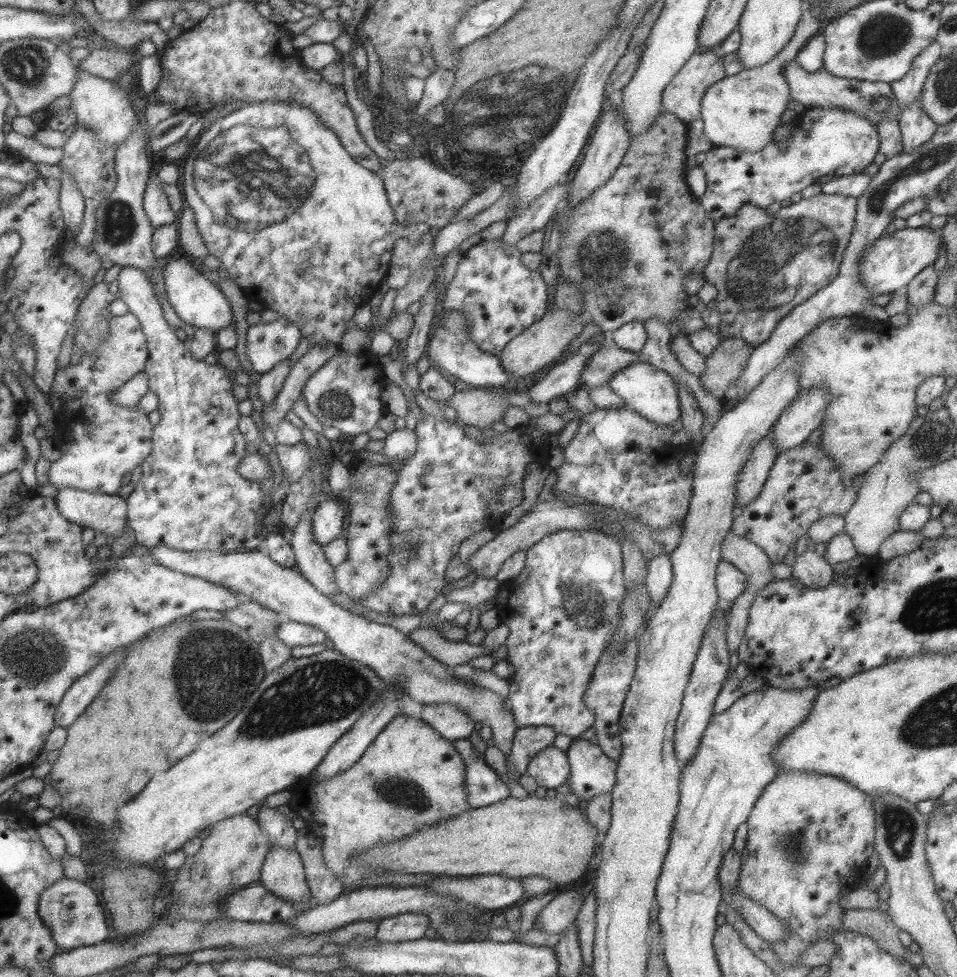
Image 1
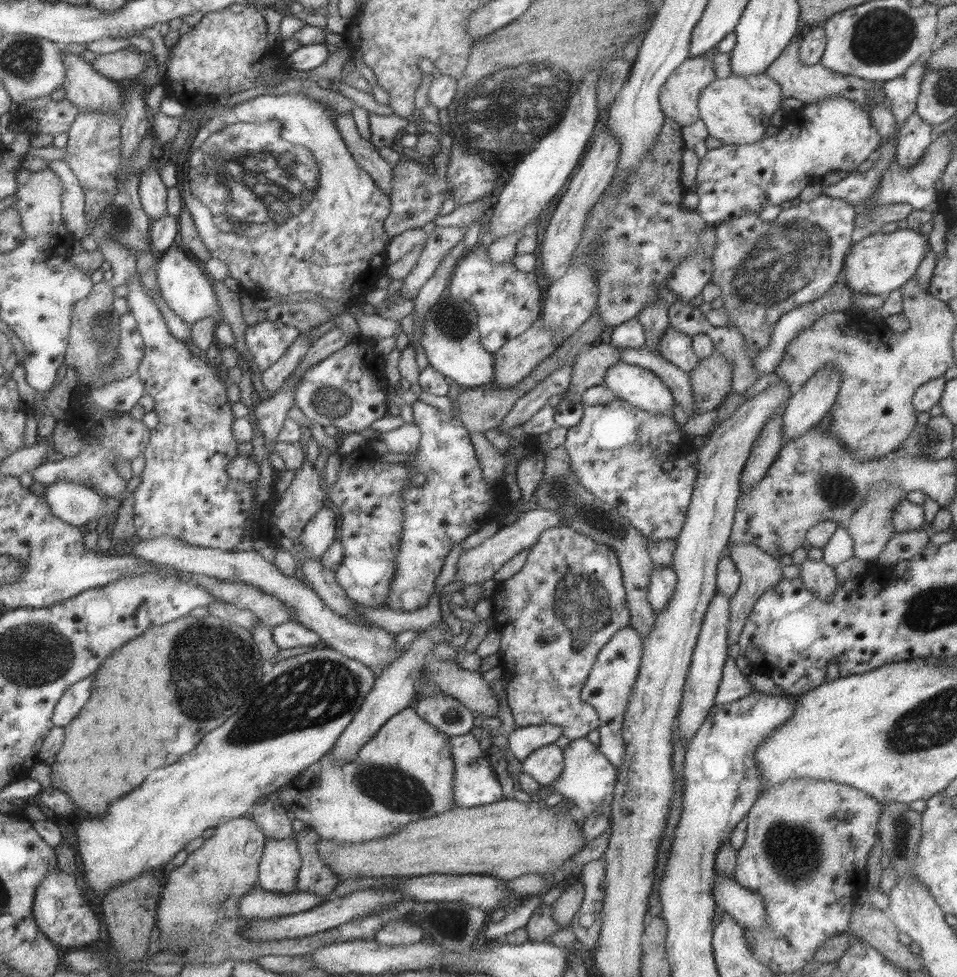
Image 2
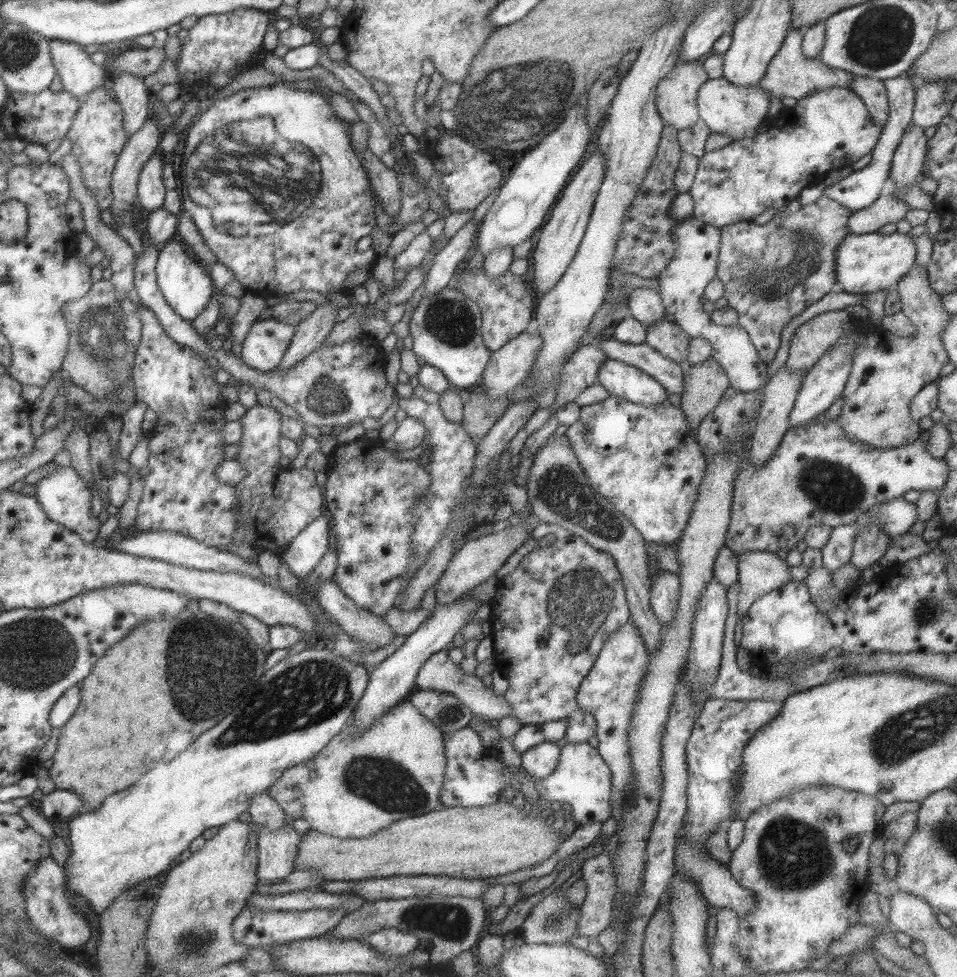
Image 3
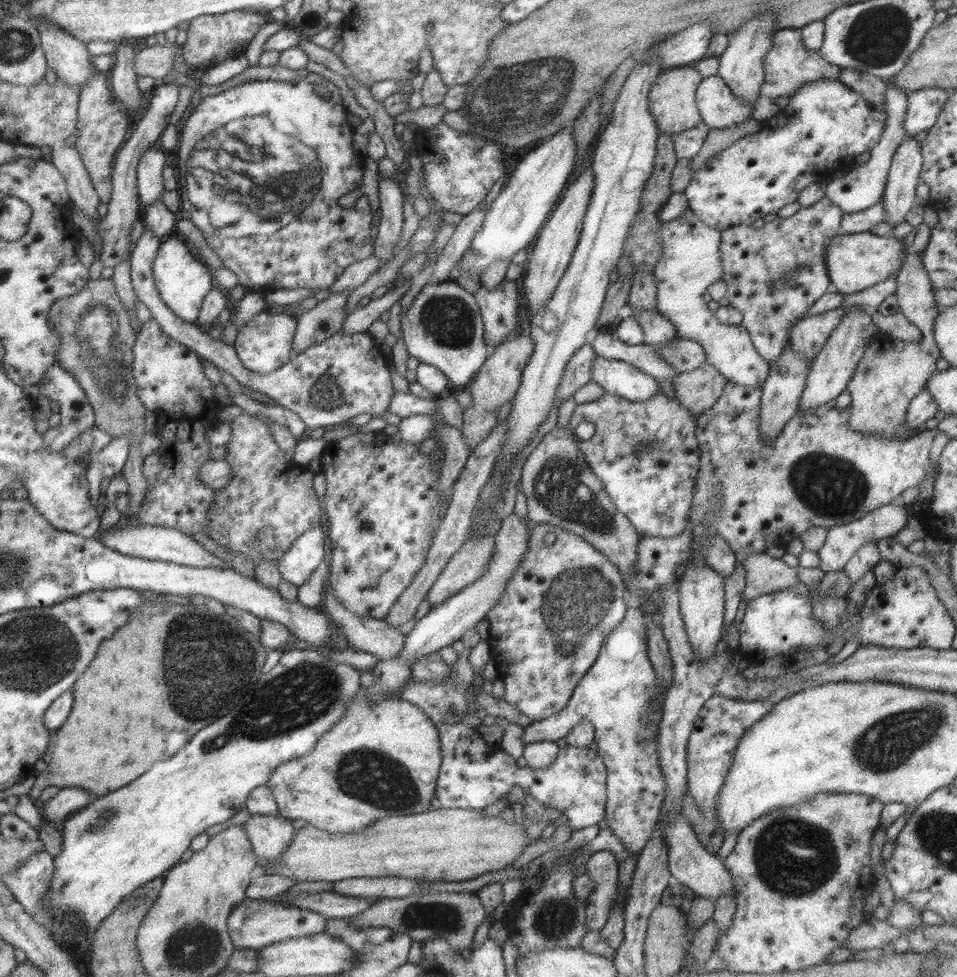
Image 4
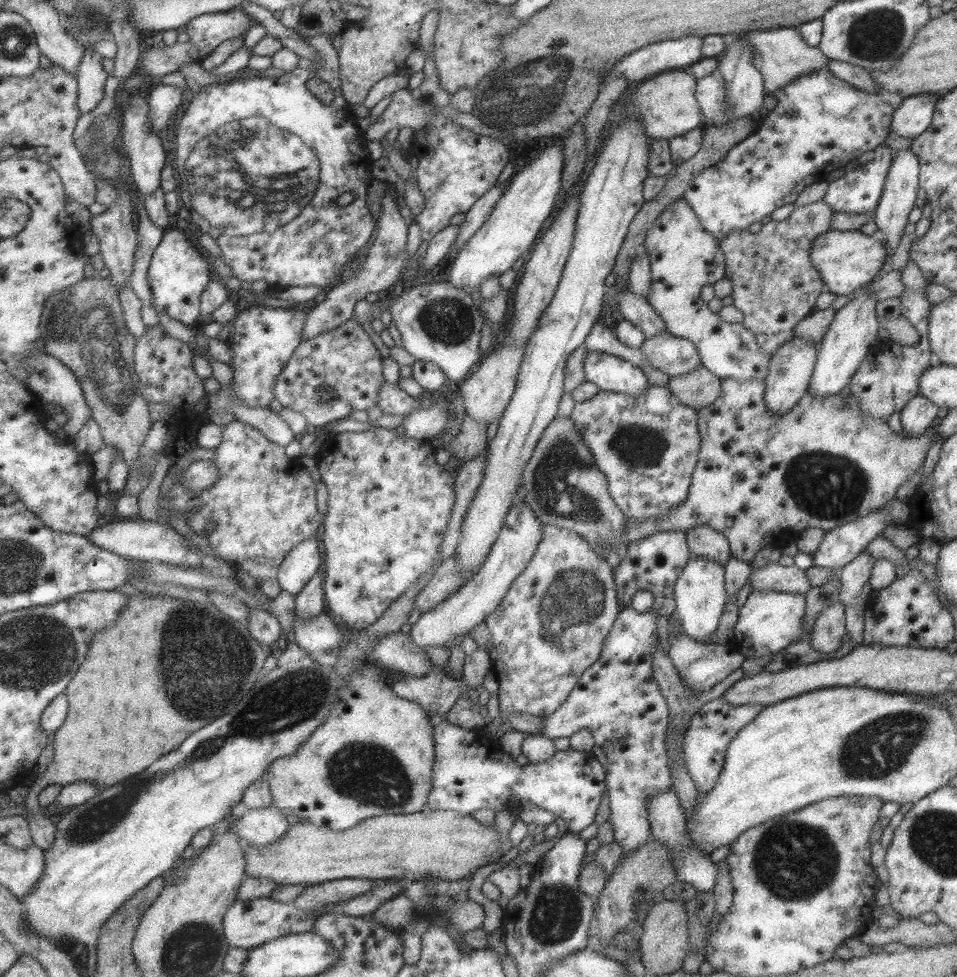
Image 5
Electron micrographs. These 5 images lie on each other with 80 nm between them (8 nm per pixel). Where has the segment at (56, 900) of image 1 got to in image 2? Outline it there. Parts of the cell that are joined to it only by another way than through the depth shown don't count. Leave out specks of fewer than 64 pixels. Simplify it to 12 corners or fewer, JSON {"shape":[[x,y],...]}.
{"shape":[[51,870],[33,896],[37,928],[56,946],[99,936],[83,889]]}

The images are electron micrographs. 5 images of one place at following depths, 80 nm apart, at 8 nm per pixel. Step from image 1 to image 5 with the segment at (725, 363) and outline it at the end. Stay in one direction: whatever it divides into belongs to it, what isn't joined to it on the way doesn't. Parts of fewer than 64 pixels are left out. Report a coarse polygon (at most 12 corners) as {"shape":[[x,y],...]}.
{"shape":[[703,366],[671,377],[666,387],[695,410],[719,396],[721,380]]}

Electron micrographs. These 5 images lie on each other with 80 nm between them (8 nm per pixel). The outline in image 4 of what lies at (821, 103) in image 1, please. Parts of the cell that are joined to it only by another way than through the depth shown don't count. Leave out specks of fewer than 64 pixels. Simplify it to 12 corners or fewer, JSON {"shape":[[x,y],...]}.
{"shape":[[777,29],[762,58],[765,85],[752,119],[771,118],[774,98],[840,68],[804,47],[800,29]]}

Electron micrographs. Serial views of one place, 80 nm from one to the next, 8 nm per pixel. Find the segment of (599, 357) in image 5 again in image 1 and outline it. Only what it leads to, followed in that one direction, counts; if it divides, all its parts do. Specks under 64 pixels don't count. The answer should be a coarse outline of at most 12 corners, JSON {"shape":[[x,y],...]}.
{"shape":[[627,364],[607,385],[655,426],[680,418],[679,395],[665,372]]}

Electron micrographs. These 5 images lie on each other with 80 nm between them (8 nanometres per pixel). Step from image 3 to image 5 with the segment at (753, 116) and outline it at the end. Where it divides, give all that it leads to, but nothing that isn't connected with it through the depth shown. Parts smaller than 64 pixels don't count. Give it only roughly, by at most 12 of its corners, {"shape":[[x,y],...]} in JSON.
{"shape":[[718,66],[696,82],[694,99],[705,125],[718,124],[724,80]]}

